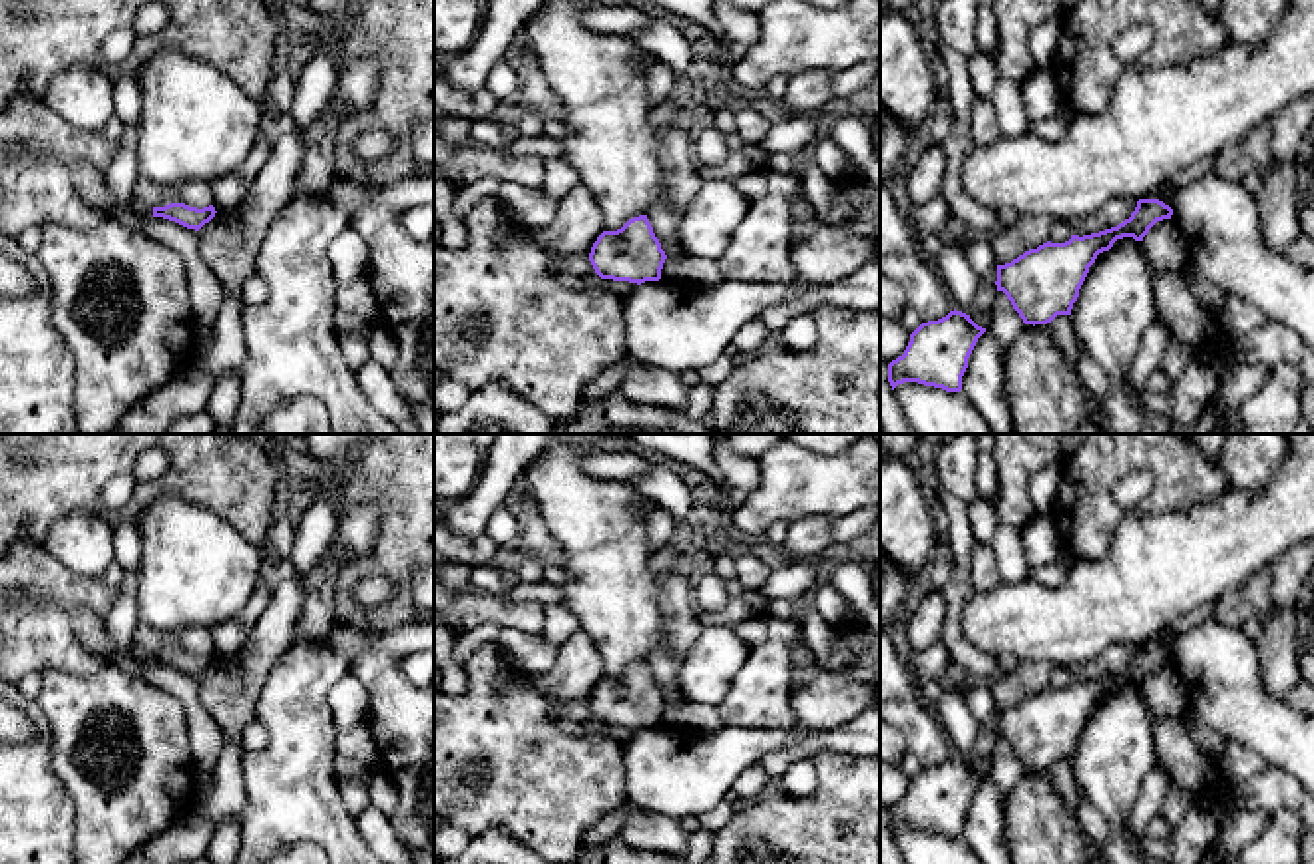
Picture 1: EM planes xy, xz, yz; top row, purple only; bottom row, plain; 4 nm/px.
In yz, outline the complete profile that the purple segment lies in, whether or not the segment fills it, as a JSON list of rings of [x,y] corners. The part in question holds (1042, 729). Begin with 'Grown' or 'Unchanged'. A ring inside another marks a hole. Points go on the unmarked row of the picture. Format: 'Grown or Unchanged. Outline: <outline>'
Grown. Outline: [[[1165,633],[1159,645],[1139,645],[1129,665],[1117,673],[1071,681],[1065,689],[1043,689],[1011,709],[997,711],[997,737],[1003,737],[1025,770],[1047,770],[1057,760],[1071,760],[1079,735],[1097,701],[1117,685],[1143,687],[1149,675],[1171,665],[1177,635]]]

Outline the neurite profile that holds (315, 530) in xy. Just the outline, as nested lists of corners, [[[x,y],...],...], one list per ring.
[[[325,484],[325,490],[297,524],[291,555],[297,577],[305,577],[323,559],[328,543],[332,541],[336,520],[336,492],[334,486]]]

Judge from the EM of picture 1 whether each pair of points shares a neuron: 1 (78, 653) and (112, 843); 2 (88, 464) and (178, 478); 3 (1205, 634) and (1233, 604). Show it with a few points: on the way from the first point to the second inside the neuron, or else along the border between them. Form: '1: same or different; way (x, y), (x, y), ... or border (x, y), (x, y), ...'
1: different; border (108, 659), (90, 673), (40, 675)
2: same; way (110, 464), (136, 486), (156, 486)
3: different; border (1211, 614), (1219, 622), (1241, 630)

